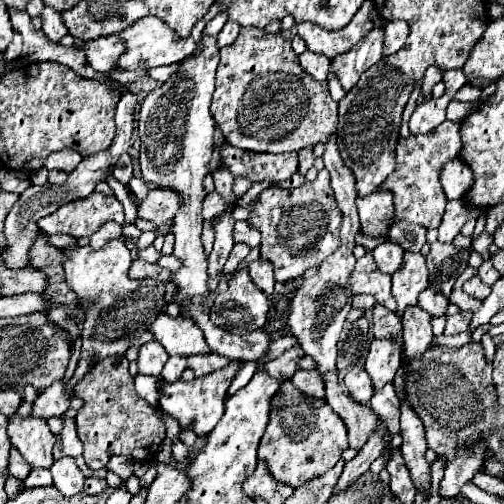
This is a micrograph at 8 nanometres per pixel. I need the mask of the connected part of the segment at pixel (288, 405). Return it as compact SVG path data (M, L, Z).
M285 382L277 392L277 398L273 398L273 414L259 444L259 458L267 462L273 478L297 488L309 478L331 470L345 448L349 448L347 426L339 414L331 410L325 398L317 400L301 394L291 382Z

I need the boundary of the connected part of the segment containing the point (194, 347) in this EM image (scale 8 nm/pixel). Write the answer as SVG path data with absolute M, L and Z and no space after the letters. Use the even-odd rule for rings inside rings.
M157 314L157 318L147 326L147 330L155 336L155 340L171 354L195 356L195 354L211 354L211 348L205 342L199 326L189 318L171 318L167 314Z

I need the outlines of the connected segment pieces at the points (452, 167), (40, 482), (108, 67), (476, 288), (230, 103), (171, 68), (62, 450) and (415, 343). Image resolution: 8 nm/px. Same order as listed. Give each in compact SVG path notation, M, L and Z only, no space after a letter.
M455 158L443 166L441 184L447 200L459 200L465 196L465 192L469 192L473 184L473 172L461 158Z
M33 470L29 474L29 478L25 478L23 484L27 488L33 488L33 486L53 486L53 478L51 478L49 470Z
M119 34L89 40L85 44L85 54L89 58L89 64L99 72L113 72L119 68L119 56L125 52L125 40Z
M479 276L469 278L469 280L463 284L463 290L465 290L469 296L479 298L479 300L483 300L483 298L487 298L487 296L491 294L491 288L489 288L487 284L483 284L483 282L479 280Z
M241 28L239 38L235 44L221 48L221 62L219 62L219 70L217 70L217 88L213 92L213 102L211 102L211 114L223 134L223 138L241 150L251 150L251 152L271 152L271 154L281 154L281 152L293 152L293 150L301 150L305 146L315 146L319 142L329 140L329 134L335 134L337 130L337 102L329 96L327 90L327 82L317 82L313 78L309 78L309 74L305 74L299 66L299 58L291 48L291 38L285 38L283 34L267 34L265 30L259 28Z
M169 64L169 66L159 66L159 68L151 68L149 74L153 80L157 80L159 84L163 84L175 70L179 68L179 64Z
M63 416L65 424L61 434L57 436L57 446L53 448L53 458L63 458L63 456L71 456L77 458L83 454L83 444L77 436L77 428L75 428L75 420L69 416Z
M409 306L403 316L403 340L405 340L405 358L419 358L431 344L431 314L419 306Z

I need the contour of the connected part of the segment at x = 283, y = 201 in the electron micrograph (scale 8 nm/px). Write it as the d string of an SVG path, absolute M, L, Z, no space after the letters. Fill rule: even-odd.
M321 170L317 180L307 186L263 190L255 198L255 208L251 210L247 222L251 228L261 232L261 258L271 262L275 280L287 282L303 276L305 270L319 266L329 254L333 254L333 250L337 250L337 246L341 246L341 218L341 210L329 184L329 172Z

